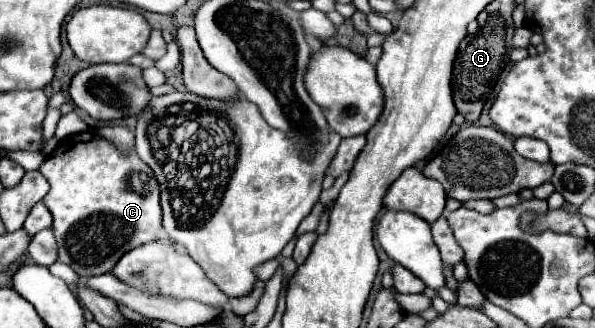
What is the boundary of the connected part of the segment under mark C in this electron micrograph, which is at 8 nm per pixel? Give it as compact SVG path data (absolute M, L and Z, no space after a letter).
M88 130L64 138L44 160L40 172L50 182L50 192L42 202L52 214L52 232L58 242L58 262L68 264L80 278L110 272L128 250L158 238L162 228L160 186L154 172L138 158L138 154L122 156L112 142Z

